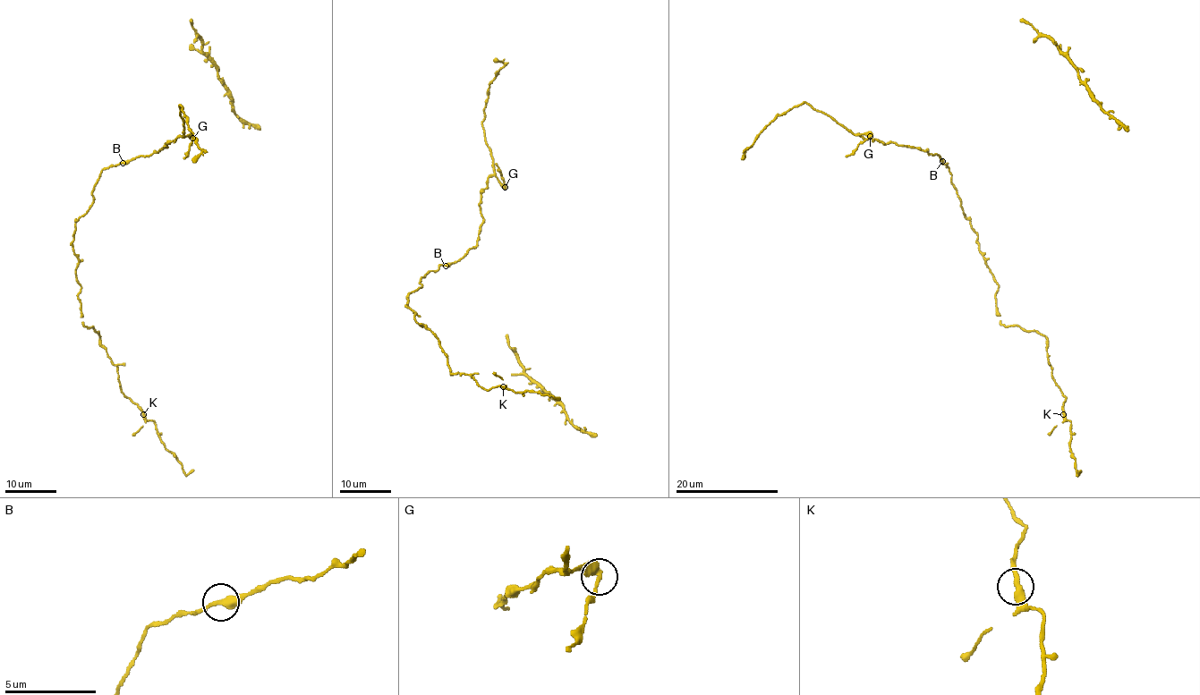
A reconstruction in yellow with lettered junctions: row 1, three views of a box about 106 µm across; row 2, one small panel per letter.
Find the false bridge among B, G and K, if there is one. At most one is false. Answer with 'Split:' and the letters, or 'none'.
Split: G

